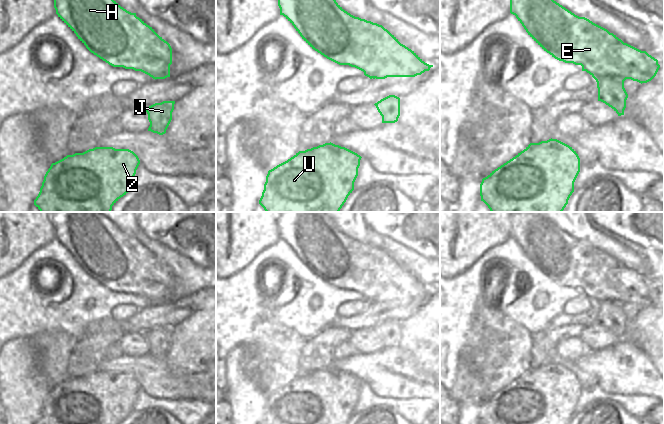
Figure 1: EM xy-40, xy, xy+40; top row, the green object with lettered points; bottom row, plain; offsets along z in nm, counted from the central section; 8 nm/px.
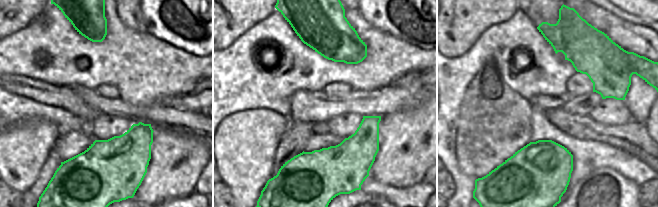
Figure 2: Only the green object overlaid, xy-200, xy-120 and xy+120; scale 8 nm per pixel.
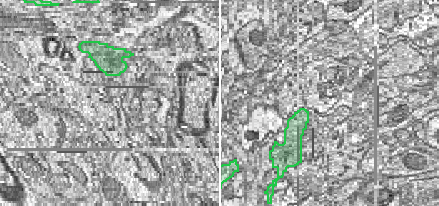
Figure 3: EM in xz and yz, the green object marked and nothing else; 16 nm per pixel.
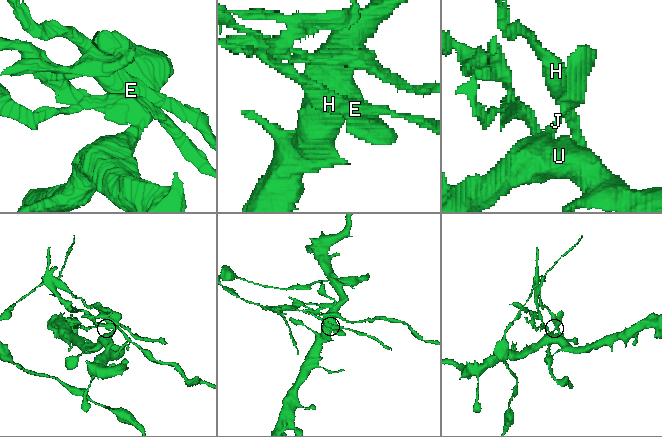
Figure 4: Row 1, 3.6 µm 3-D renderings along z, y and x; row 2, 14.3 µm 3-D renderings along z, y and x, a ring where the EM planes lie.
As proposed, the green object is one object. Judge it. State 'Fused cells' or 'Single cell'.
Fused cells

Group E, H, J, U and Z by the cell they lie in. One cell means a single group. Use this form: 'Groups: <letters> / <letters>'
Groups: E H / J U Z

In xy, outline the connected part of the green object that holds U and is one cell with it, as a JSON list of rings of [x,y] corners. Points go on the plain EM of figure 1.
[[[331,366],[299,375],[268,395],[260,424],[347,424],[354,414],[361,382]]]

